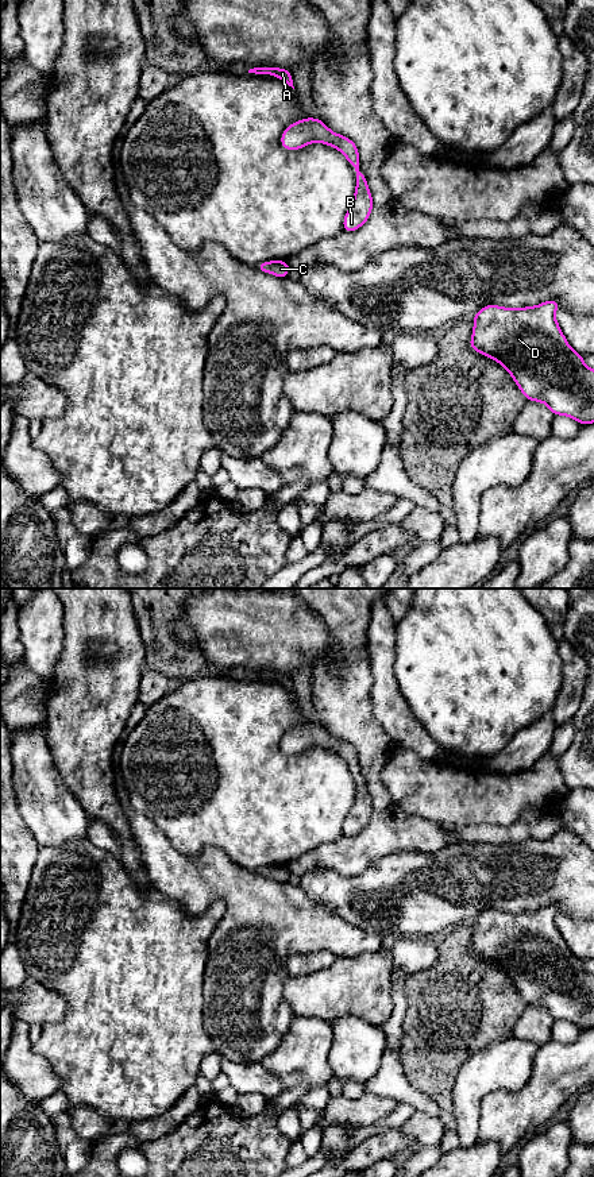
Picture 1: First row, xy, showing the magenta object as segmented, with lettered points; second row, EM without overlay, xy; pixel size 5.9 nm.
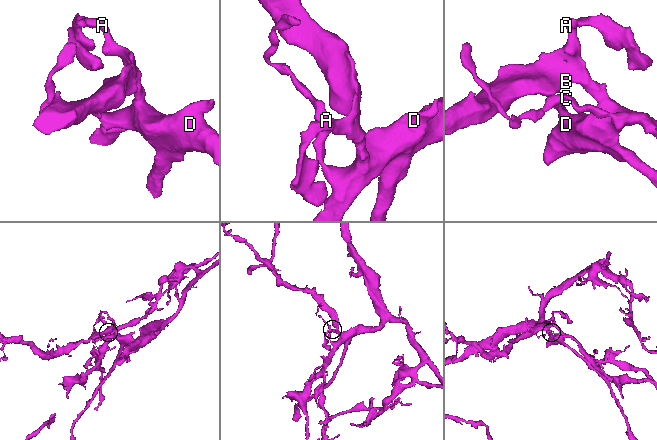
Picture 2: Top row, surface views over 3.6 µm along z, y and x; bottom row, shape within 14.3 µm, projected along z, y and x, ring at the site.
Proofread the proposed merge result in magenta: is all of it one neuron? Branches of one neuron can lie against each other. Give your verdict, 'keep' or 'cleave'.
keep

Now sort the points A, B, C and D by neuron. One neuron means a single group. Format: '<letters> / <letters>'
A B C D

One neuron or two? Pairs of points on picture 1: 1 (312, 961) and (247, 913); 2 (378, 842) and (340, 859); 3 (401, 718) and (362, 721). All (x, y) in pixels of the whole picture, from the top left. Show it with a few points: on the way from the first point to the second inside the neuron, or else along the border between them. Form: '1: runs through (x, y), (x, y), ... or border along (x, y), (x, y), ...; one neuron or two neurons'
1: border along (335, 954), (327, 950), (293, 953), (285, 968); two neurons
2: runs through (369, 845), (350, 856); one neuron
3: border along (370, 689), (374, 717), (396, 745); two neurons

